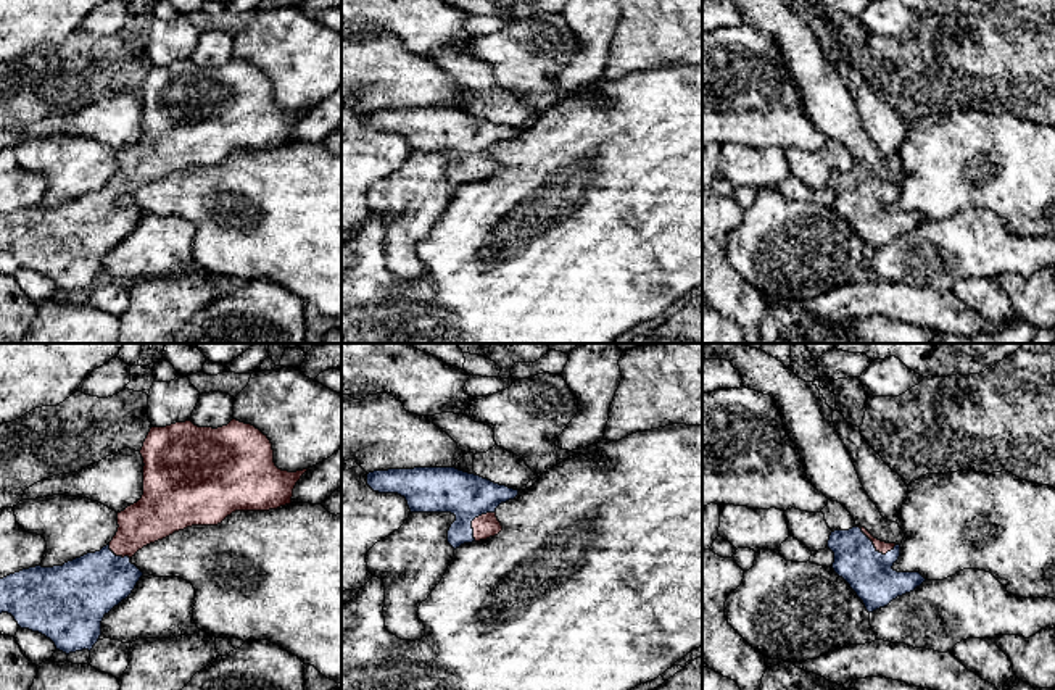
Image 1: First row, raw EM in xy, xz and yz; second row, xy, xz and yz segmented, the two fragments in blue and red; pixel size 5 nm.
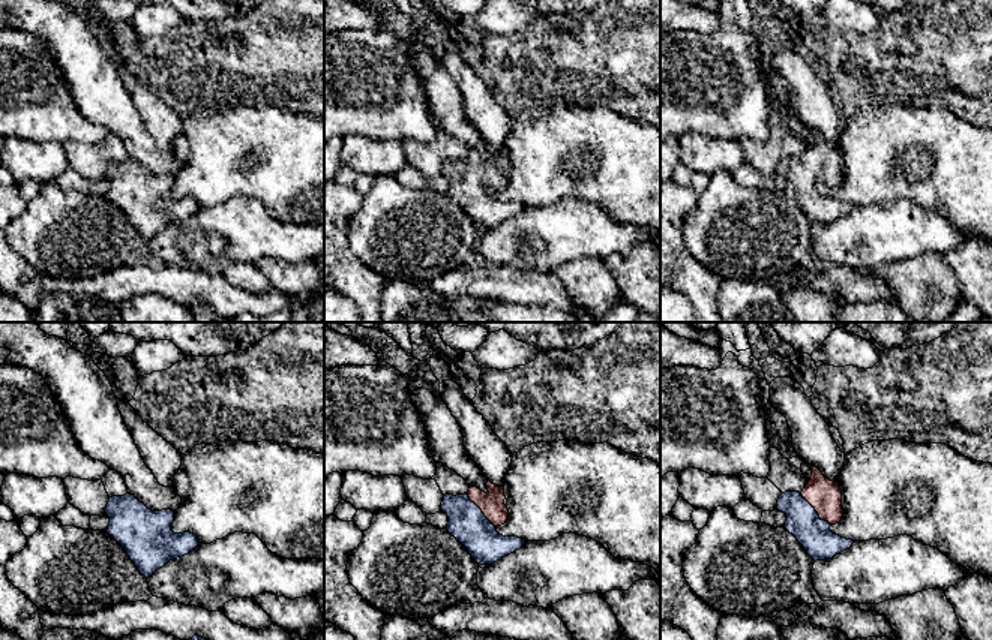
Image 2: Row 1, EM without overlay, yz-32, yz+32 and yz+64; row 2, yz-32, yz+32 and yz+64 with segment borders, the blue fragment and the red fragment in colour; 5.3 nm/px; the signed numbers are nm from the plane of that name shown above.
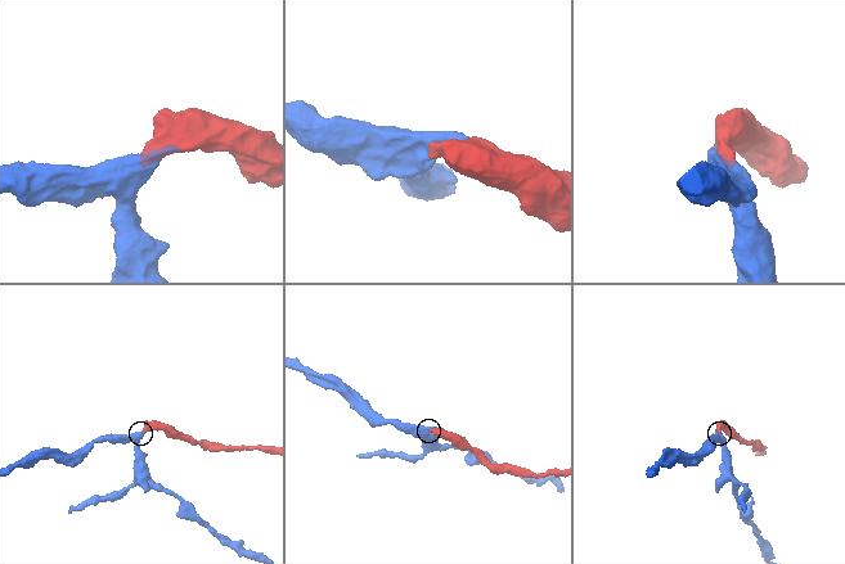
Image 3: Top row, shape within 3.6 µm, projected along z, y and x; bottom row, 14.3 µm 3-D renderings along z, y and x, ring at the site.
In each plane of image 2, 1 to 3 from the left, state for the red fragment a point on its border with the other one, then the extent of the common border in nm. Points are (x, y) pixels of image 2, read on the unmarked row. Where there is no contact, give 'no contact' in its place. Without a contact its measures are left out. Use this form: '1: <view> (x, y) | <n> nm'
1: no contact
2: yz+32 (480, 174) | 240 nm
3: yz+64 (815, 176) | 240 nm

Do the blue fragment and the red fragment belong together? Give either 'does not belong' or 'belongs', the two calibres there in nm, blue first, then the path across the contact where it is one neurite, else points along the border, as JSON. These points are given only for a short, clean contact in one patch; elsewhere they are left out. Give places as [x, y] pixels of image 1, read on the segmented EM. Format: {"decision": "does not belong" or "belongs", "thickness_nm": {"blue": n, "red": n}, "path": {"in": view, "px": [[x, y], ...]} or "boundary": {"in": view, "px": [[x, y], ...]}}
{"decision": "belongs", "thickness_nm": {"blue": 240, "red": 60}}

